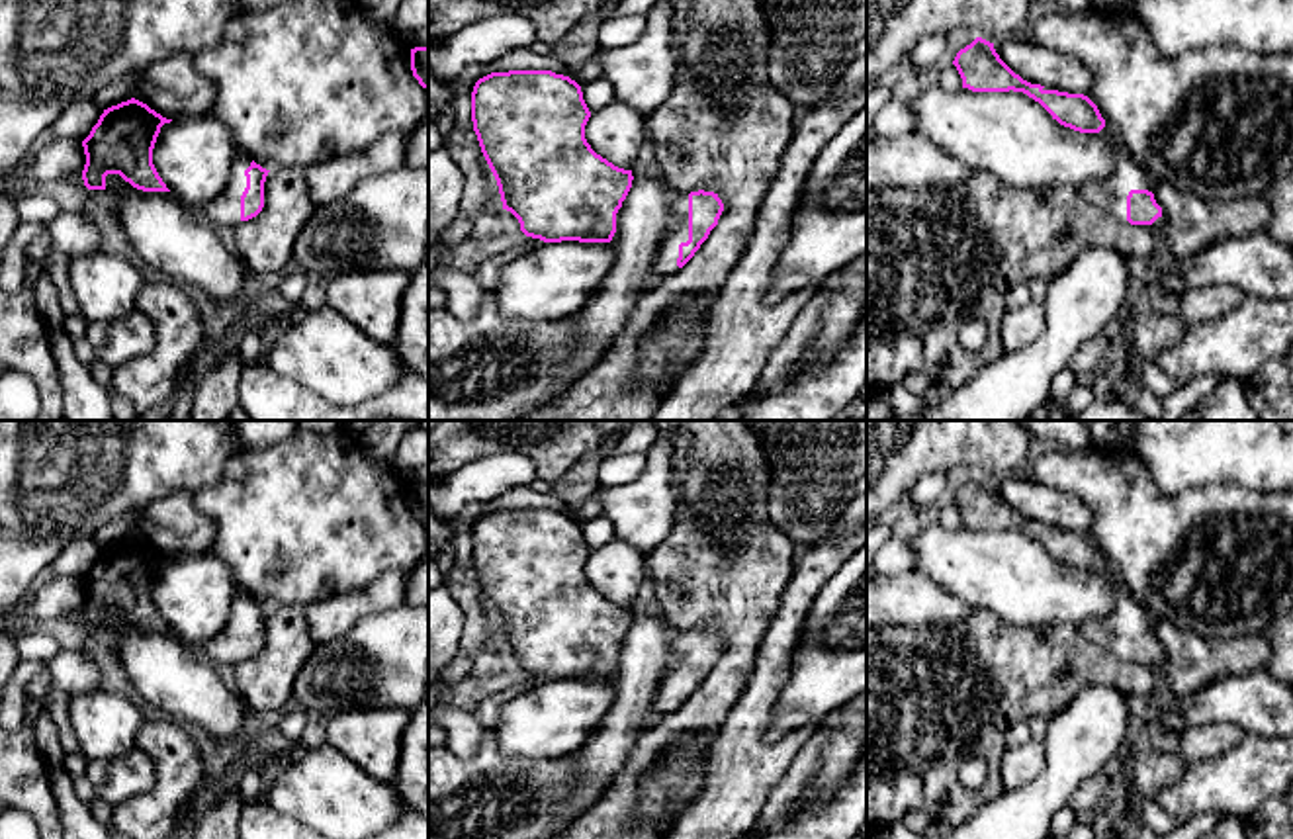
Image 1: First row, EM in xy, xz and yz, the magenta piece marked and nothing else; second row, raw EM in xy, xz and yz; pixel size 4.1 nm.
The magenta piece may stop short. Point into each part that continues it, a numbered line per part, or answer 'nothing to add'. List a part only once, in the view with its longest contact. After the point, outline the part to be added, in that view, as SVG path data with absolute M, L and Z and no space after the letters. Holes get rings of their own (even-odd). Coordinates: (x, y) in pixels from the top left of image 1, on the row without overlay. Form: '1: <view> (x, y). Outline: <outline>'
1: xz (666, 697). Outline: M679 632L669 659L669 669L661 679L651 714L644 720L644 729L653 728L667 716L675 714L681 706L677 704L679 683L689 679L689 632Z

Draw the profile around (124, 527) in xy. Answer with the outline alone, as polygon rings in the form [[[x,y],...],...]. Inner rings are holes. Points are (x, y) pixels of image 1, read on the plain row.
[[[131,510],[117,516],[106,526],[102,526],[96,534],[92,534],[92,540],[100,544],[102,548],[127,540],[135,536],[139,516],[141,516],[141,510]]]

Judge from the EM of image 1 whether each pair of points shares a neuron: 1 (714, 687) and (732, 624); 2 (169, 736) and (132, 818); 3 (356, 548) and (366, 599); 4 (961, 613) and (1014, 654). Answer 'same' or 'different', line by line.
1: same
2: same
3: different
4: different

